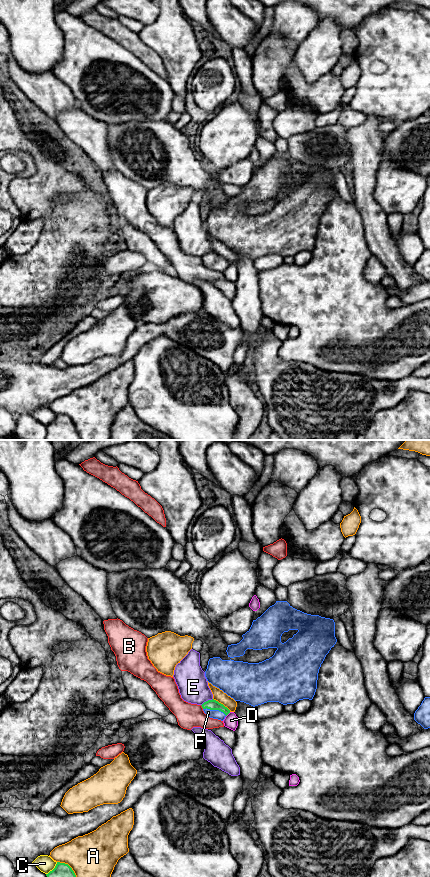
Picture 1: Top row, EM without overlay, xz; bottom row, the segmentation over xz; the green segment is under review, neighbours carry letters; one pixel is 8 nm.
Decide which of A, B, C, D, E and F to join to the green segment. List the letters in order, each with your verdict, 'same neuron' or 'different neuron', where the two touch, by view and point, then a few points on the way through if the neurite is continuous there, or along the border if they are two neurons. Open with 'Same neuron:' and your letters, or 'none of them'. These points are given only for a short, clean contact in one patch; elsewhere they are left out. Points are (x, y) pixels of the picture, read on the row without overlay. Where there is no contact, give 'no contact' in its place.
Same neuron: F
A: different neuron; contact xz (73, 423)
B: different neuron; contact xz (202, 259)
C: different neuron; contact xz (53, 421)
D: different neuron; contact xz (228, 265)
E: different neuron; contact xz (206, 253)
F: same neuron; contact xz (215, 261); way xz (212, 256), (215, 261), (215, 266)

